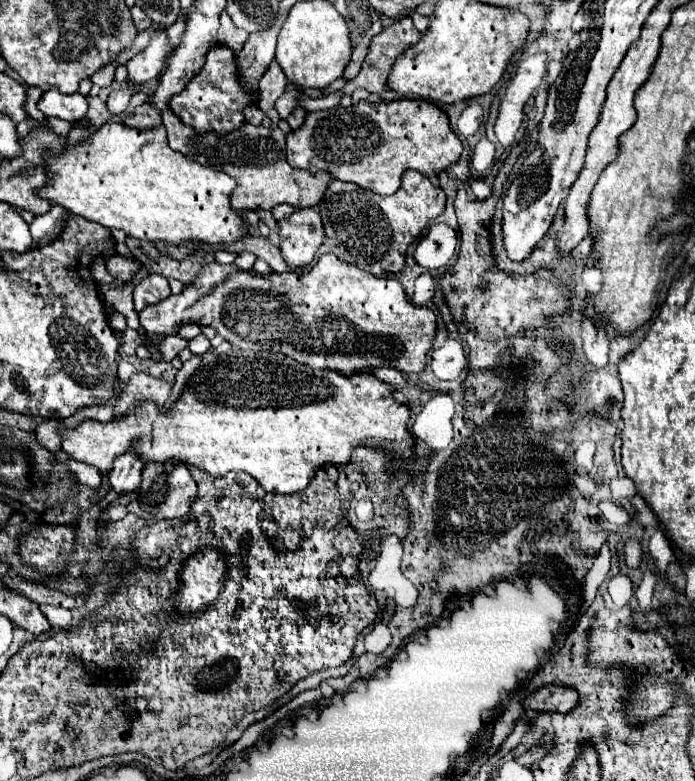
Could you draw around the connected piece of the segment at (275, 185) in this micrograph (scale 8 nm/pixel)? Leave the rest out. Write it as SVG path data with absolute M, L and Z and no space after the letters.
M171 109L163 111L163 127L167 131L169 147L173 151L183 153L185 157L201 163L211 165L233 179L237 179L237 189L231 193L231 205L235 211L243 209L273 209L279 203L289 203L297 209L315 207L325 195L325 187L333 181L327 171L319 171L317 175L311 175L309 171L291 169L285 161L285 135L279 131L279 127L265 129L263 125L255 127L251 123L245 123L237 131L229 135L197 135L191 127L183 125L177 115L173 115Z

